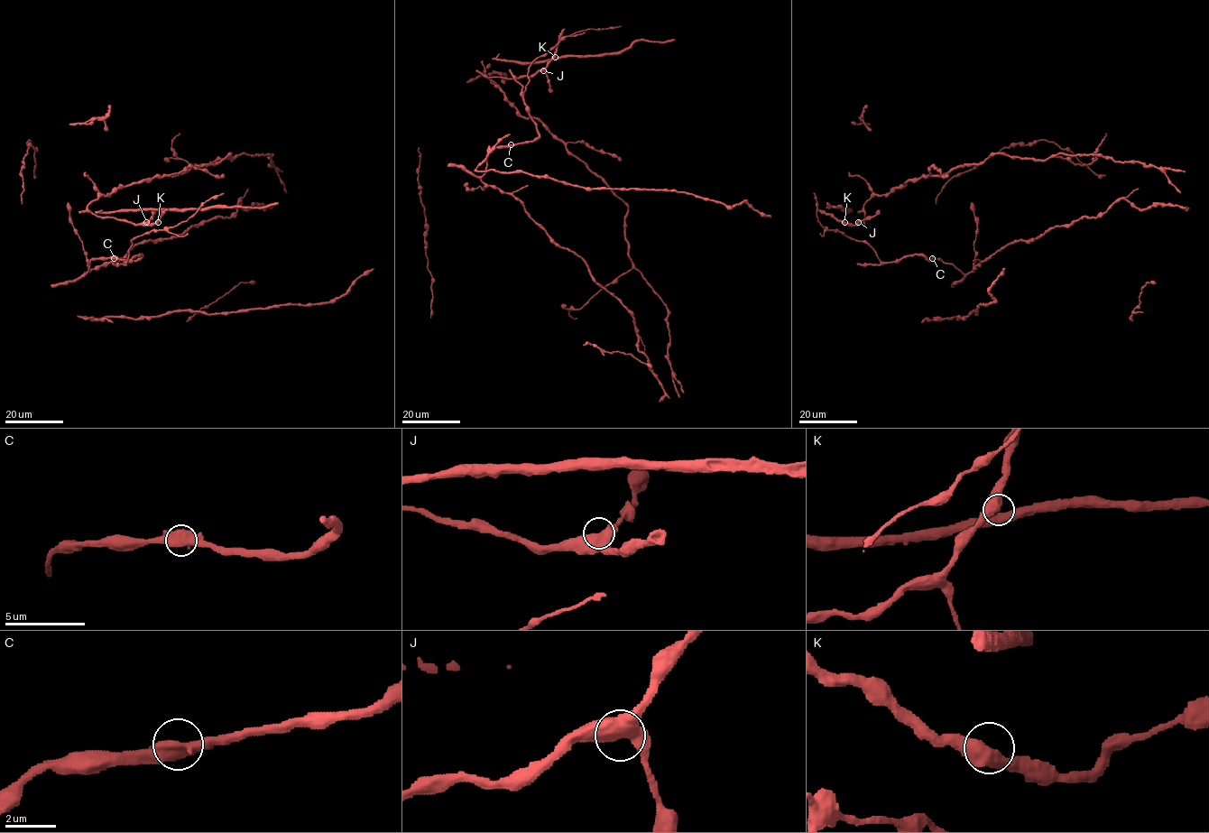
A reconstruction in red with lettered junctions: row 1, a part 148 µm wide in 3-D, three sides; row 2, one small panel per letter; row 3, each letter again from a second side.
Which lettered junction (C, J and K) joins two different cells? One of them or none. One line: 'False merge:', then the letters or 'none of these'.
False merge: none of these

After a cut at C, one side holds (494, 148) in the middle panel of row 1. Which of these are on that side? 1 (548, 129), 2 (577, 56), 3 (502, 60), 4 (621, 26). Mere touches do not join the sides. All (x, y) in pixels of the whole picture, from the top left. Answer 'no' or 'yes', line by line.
1: yes
2: yes
3: yes
4: no

